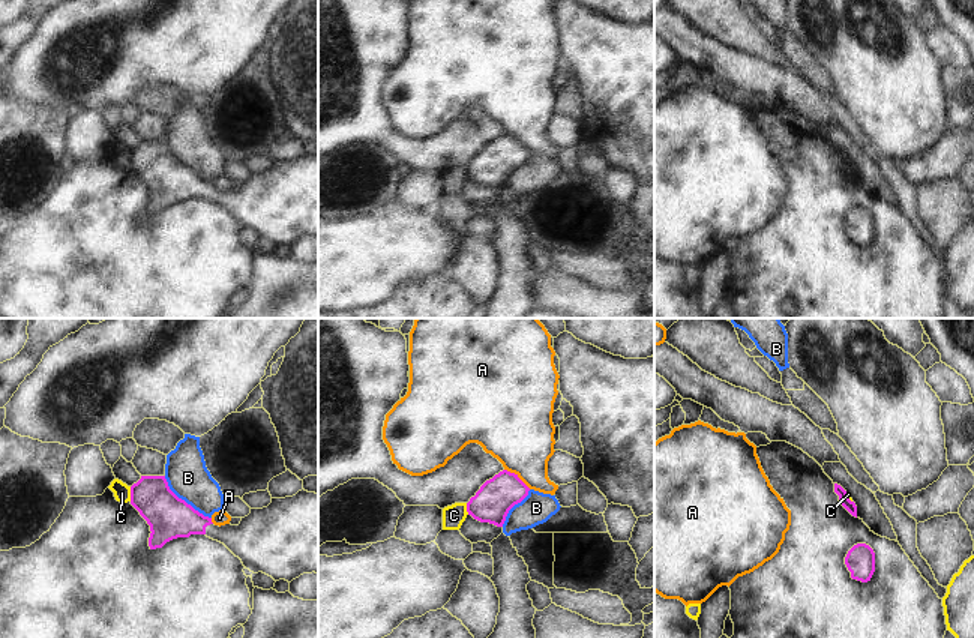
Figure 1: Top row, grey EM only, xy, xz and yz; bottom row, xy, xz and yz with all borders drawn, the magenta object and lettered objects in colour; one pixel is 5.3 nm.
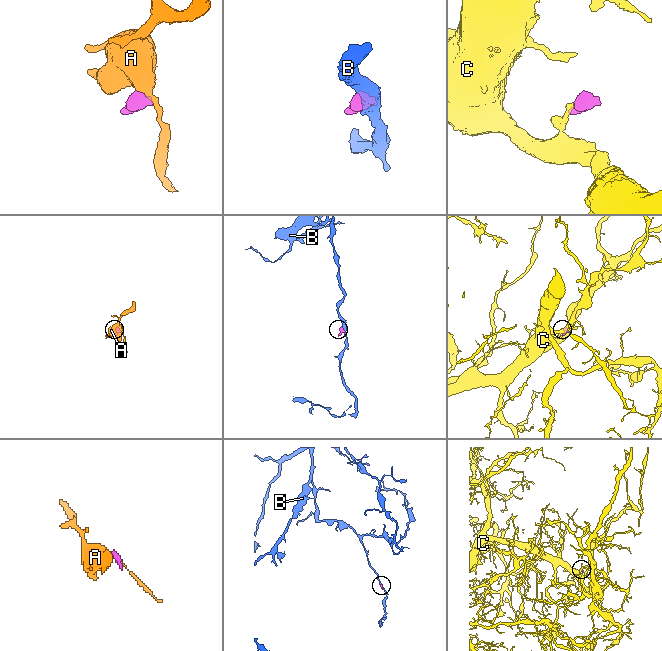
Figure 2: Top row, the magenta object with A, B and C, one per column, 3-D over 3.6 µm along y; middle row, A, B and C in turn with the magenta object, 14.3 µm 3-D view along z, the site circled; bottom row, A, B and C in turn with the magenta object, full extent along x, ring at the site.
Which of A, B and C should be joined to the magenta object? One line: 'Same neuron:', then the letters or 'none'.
Same neuron: none

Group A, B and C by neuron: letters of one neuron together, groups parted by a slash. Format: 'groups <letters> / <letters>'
groups A / B / C

